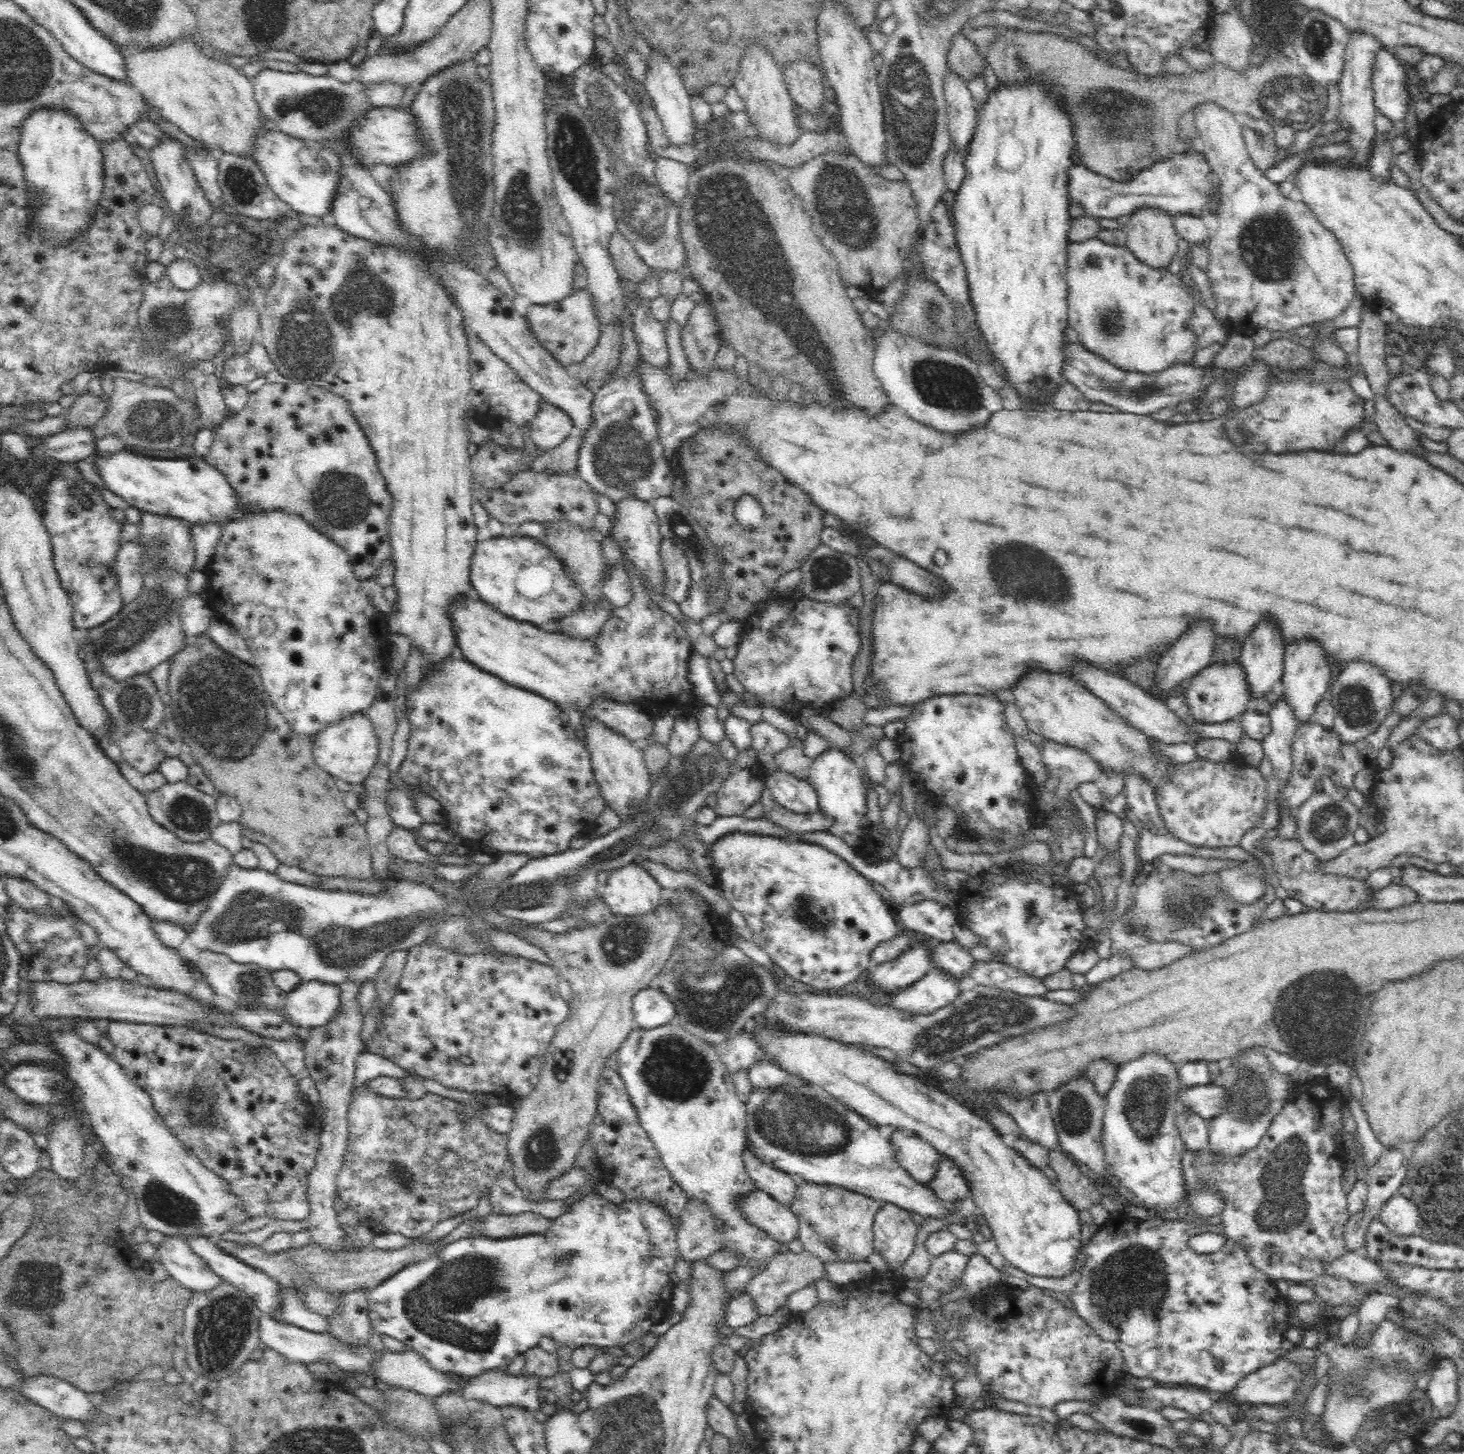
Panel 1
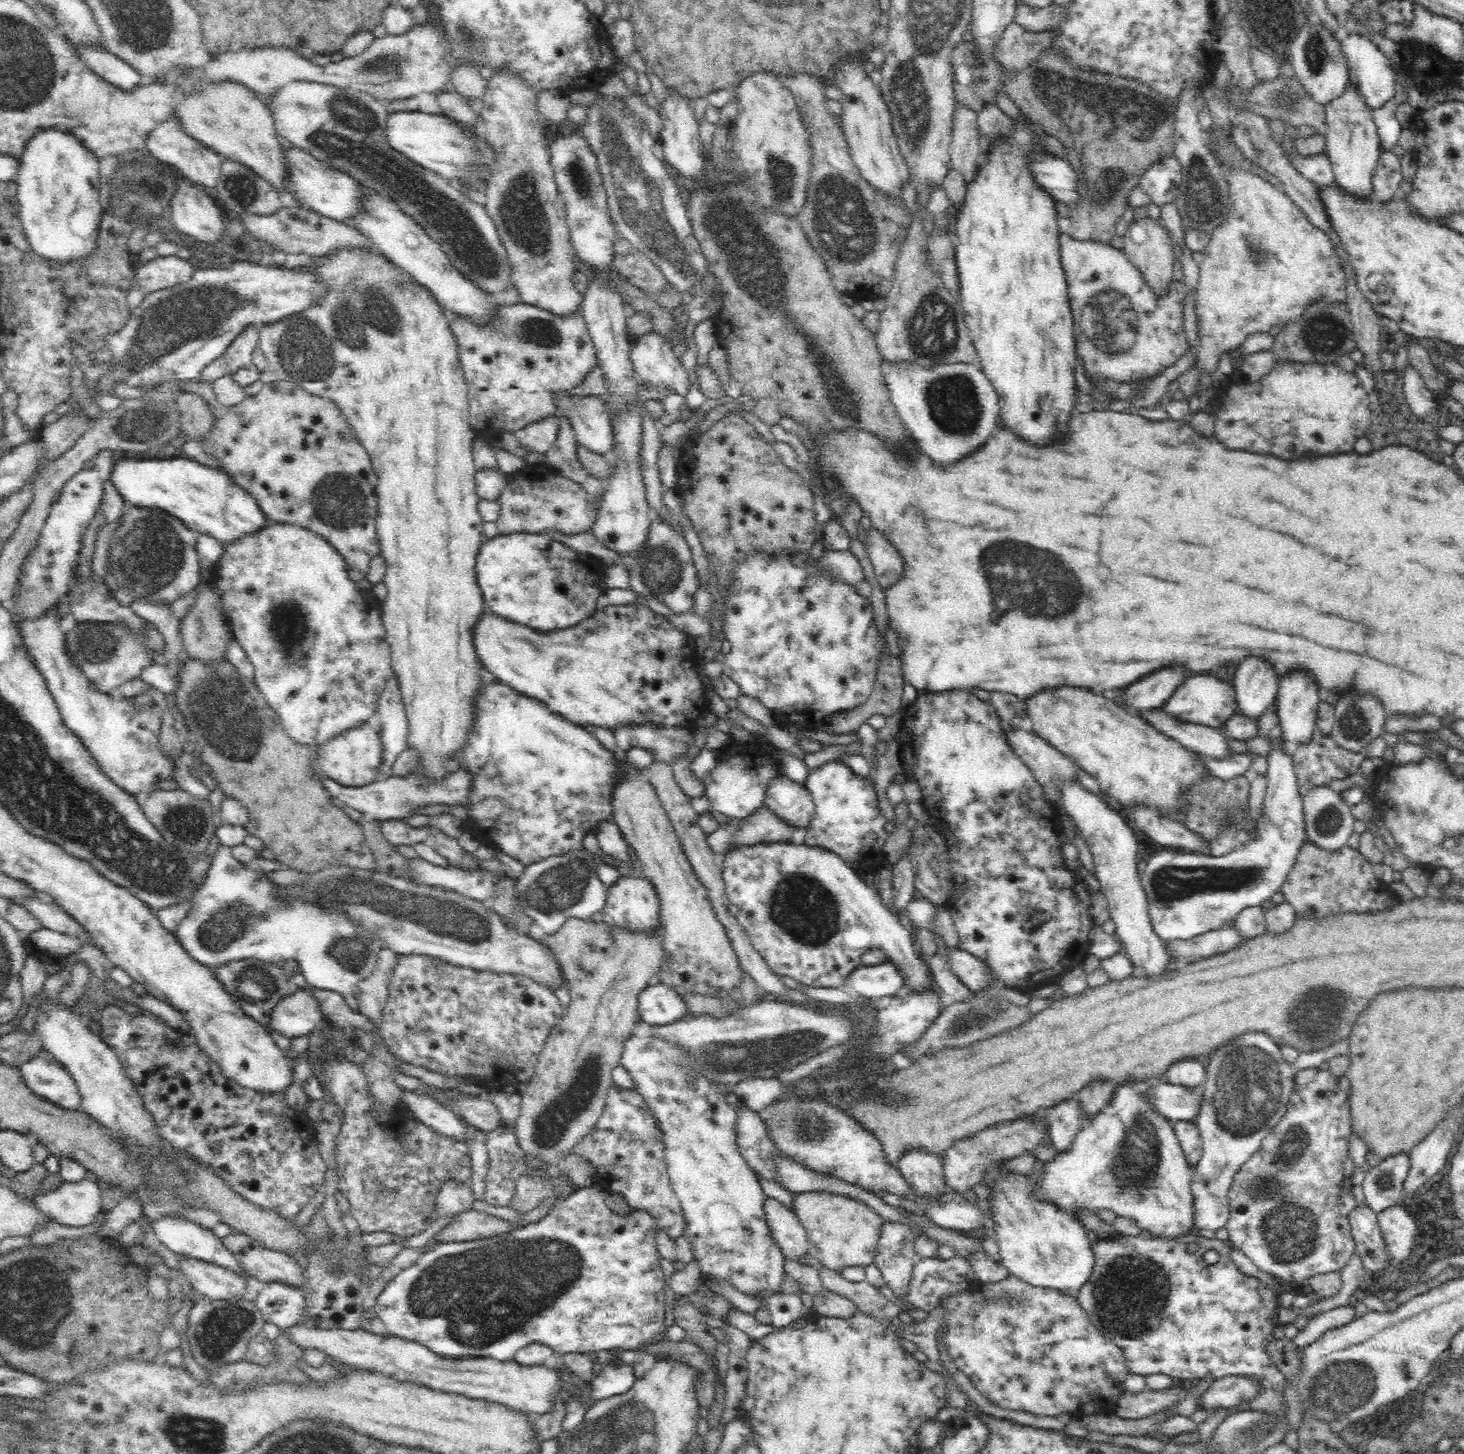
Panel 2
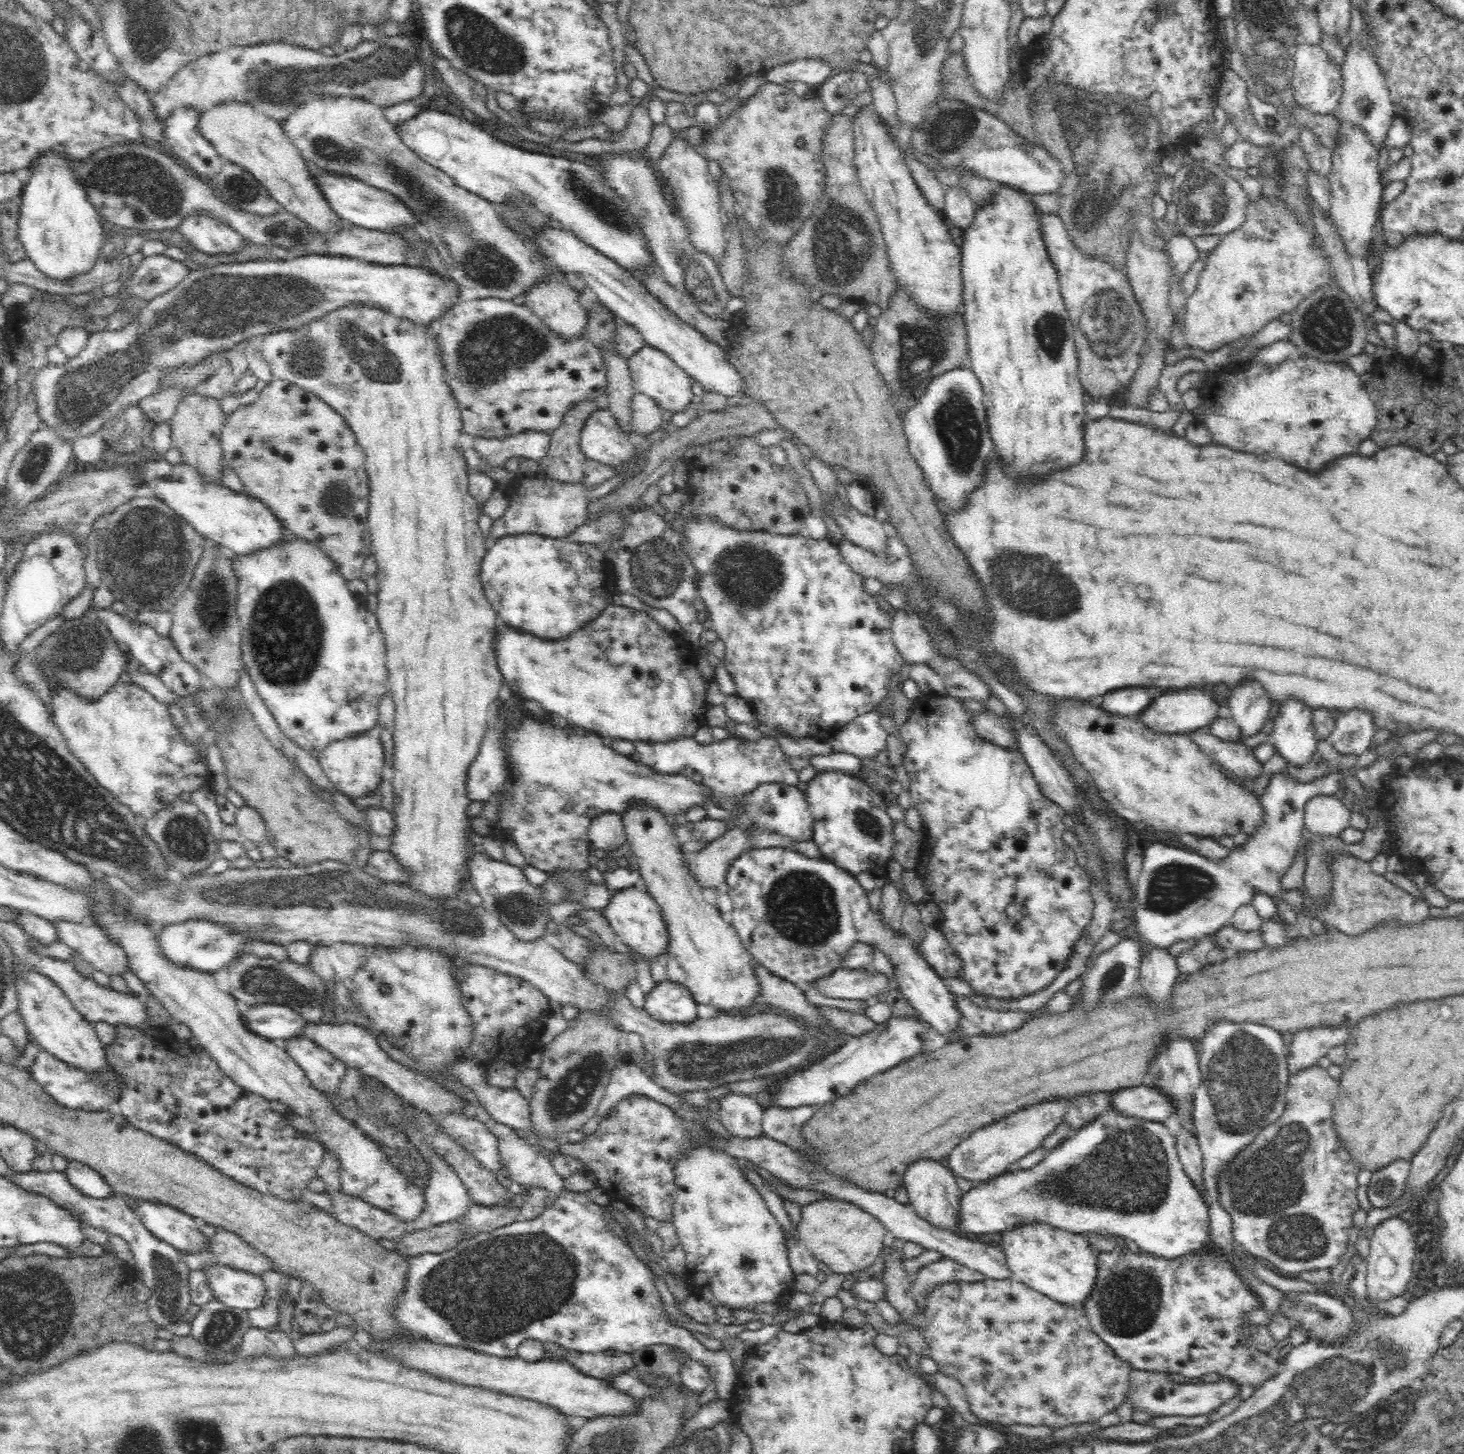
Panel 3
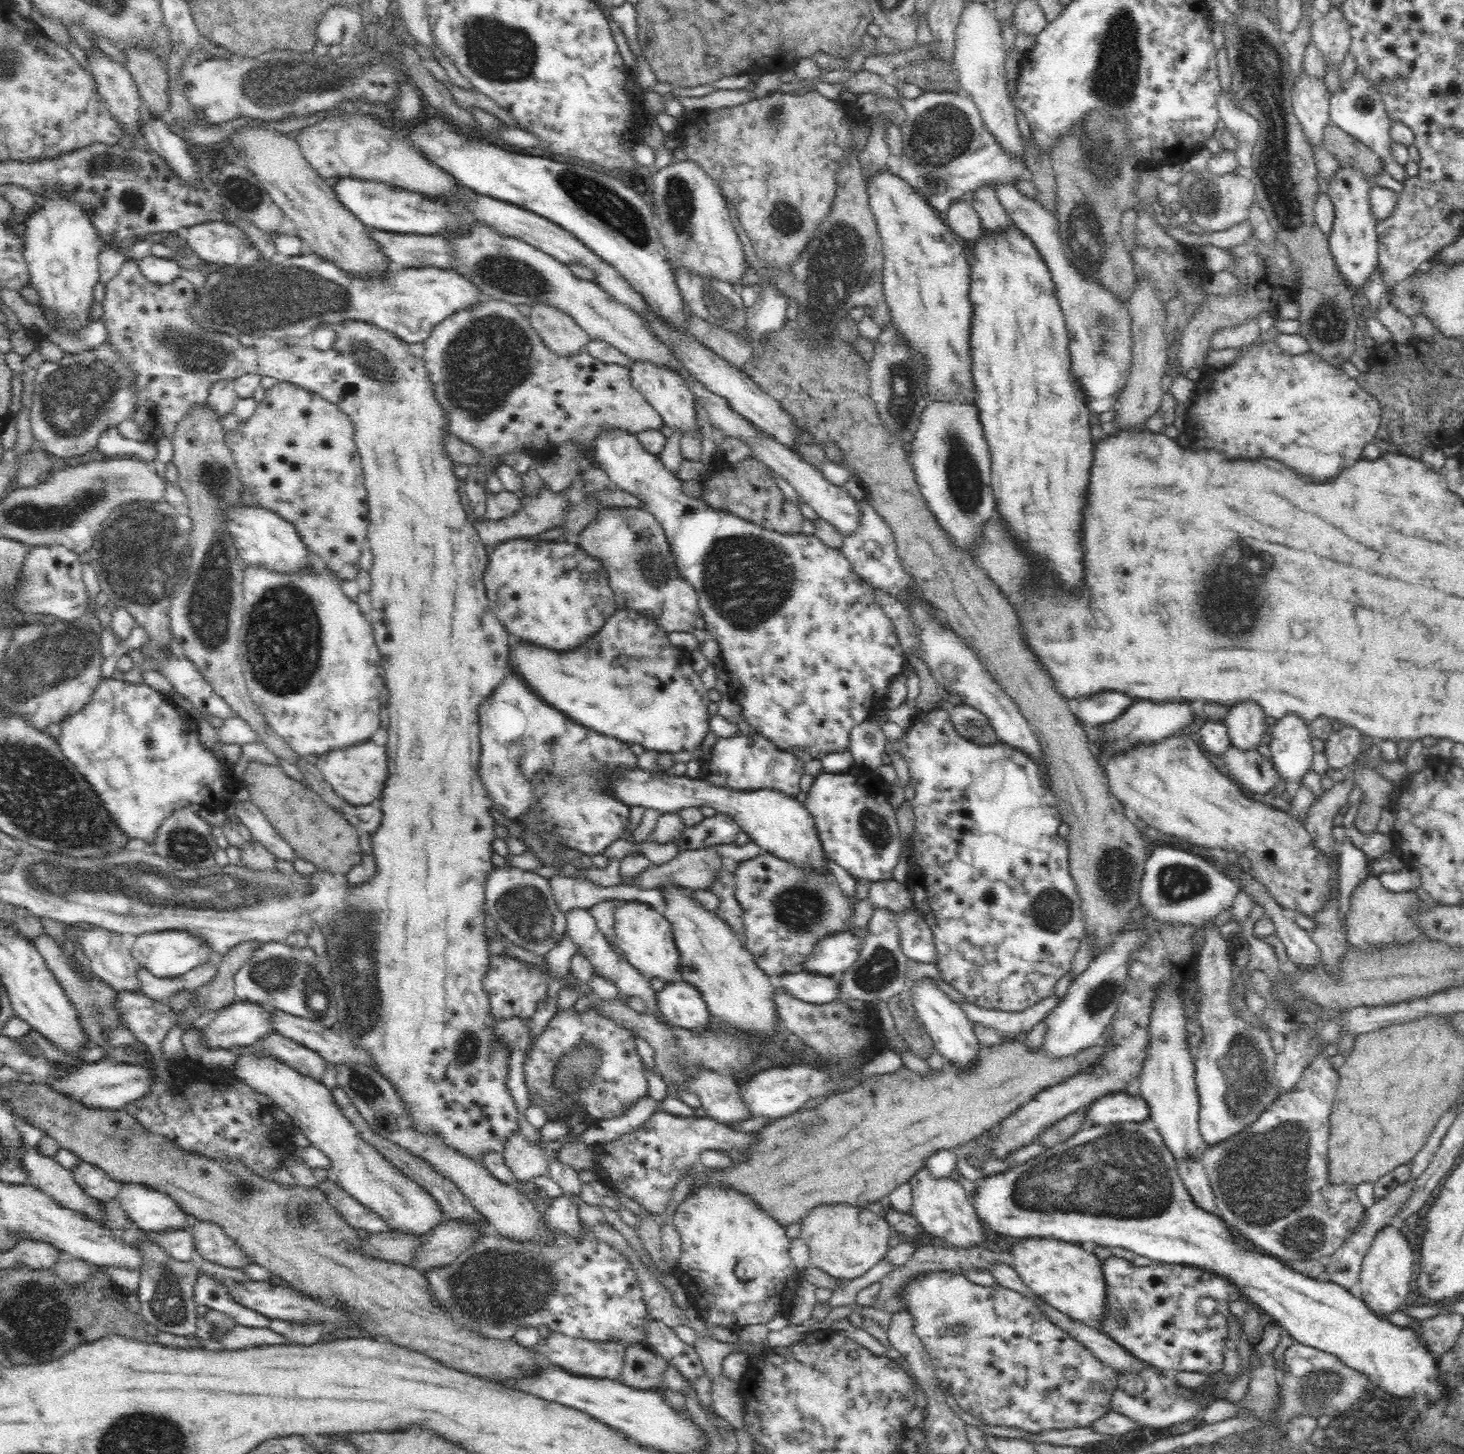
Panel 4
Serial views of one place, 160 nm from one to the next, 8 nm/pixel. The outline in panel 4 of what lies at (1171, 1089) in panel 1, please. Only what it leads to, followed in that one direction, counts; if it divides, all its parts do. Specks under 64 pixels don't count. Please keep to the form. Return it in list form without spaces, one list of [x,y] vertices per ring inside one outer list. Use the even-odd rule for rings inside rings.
[[[1151,1118],[1134,1124],[1089,1124],[1076,1131],[1071,1138],[1048,1147],[1037,1158],[1001,1174],[980,1178],[975,1183],[976,1190],[969,1198],[983,1230],[1016,1237],[1050,1236],[1068,1242],[1092,1240],[1104,1246],[1128,1248],[1150,1260],[1205,1267],[1233,1280],[1244,1294],[1266,1312],[1266,1316],[1273,1317],[1288,1330],[1294,1340],[1337,1354],[1350,1366],[1366,1371],[1374,1385],[1384,1391],[1408,1397],[1422,1393],[1428,1401],[1432,1398],[1441,1400],[1438,1383],[1434,1381],[1436,1360],[1430,1357],[1425,1343],[1410,1329],[1394,1326],[1372,1311],[1363,1299],[1334,1282],[1302,1276],[1276,1257],[1251,1253],[1245,1248],[1238,1252],[1230,1244],[1223,1219],[1198,1206],[1190,1194],[1178,1171],[1174,1151],[1168,1147]]]

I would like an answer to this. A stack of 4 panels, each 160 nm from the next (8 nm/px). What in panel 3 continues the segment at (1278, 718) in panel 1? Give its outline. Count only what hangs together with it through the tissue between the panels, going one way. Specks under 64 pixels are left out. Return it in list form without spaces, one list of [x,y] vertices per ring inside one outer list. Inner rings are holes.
[[[1284,772],[1271,773],[1269,783],[1262,792],[1257,792],[1260,807],[1263,809],[1262,822],[1253,828],[1245,844],[1228,849],[1222,858],[1208,858],[1192,850],[1178,850],[1166,844],[1152,844],[1146,848],[1143,867],[1137,883],[1137,930],[1145,942],[1153,942],[1160,947],[1169,948],[1176,942],[1200,940],[1214,934],[1223,926],[1233,922],[1233,916],[1240,906],[1250,904],[1258,895],[1268,895],[1282,899],[1282,878],[1292,866],[1298,855],[1302,834],[1305,828],[1305,808],[1312,796],[1316,794],[1334,794],[1342,787],[1340,776],[1329,773],[1321,784],[1300,784],[1295,778],[1286,776]]]

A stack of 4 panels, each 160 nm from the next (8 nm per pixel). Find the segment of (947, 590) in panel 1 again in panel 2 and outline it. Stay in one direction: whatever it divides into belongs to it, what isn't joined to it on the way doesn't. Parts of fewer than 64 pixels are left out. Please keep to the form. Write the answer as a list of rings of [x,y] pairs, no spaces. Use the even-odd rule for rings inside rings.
[[[872,528],[867,534],[866,550],[868,550],[878,582],[885,589],[894,586],[904,576],[904,558],[898,549],[886,541],[876,529]]]

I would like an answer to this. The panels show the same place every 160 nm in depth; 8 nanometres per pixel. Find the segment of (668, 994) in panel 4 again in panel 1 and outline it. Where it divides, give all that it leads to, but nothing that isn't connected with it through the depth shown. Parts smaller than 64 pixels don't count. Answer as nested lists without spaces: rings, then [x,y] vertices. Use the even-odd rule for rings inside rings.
[[[648,986],[631,999],[632,1019],[639,1029],[650,1030],[675,1018],[674,1005],[660,989]]]

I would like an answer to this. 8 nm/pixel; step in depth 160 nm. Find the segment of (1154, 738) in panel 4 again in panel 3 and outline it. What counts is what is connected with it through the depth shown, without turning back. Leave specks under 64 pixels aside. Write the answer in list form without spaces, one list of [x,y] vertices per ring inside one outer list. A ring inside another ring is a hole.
[[[1204,686],[1200,688],[1182,688],[1176,692],[1165,692],[1154,700],[1154,704],[1140,714],[1144,723],[1154,728],[1158,733],[1188,733],[1190,731],[1200,730],[1212,726],[1218,718],[1220,712],[1218,702],[1214,700],[1213,694],[1210,694]]]

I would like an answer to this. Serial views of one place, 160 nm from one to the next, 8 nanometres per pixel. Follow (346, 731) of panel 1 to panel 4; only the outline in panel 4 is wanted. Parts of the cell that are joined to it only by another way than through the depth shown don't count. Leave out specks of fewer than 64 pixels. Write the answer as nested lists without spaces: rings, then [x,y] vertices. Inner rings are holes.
[[[372,739],[350,746],[328,750],[313,758],[325,779],[349,804],[368,805],[382,797],[387,773],[387,749]]]

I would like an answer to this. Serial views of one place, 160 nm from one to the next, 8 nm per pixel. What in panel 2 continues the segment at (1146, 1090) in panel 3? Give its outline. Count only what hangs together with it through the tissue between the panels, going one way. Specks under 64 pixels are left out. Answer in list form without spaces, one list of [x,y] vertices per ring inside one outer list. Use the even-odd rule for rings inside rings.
[[[1172,1083],[1154,1084],[1153,1103],[1170,1121],[1195,1121],[1205,1104],[1203,1086],[1184,1086]]]

